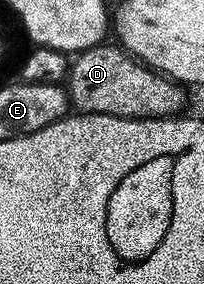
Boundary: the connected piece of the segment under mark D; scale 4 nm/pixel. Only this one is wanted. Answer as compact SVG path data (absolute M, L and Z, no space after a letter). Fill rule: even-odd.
M102 43L85 49L72 58L67 90L70 102L77 113L90 112L85 101L125 101L123 115L127 119L151 119L152 117L176 117L185 105L186 86L156 73L142 61L131 56L120 44Z

